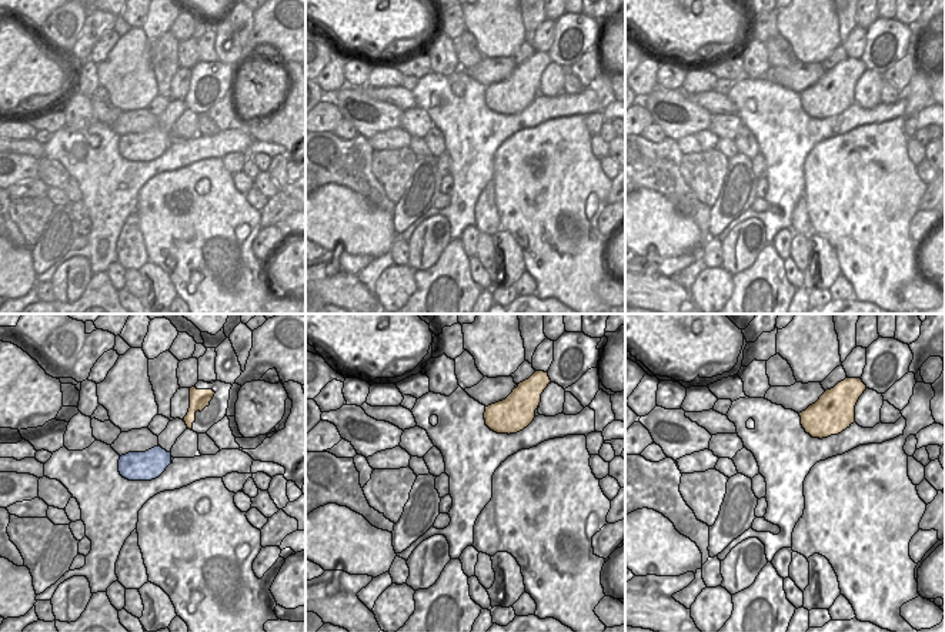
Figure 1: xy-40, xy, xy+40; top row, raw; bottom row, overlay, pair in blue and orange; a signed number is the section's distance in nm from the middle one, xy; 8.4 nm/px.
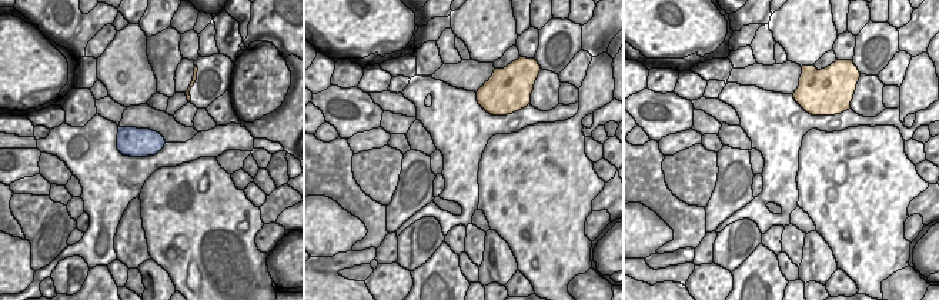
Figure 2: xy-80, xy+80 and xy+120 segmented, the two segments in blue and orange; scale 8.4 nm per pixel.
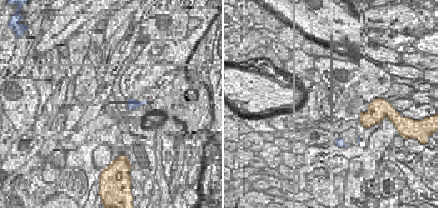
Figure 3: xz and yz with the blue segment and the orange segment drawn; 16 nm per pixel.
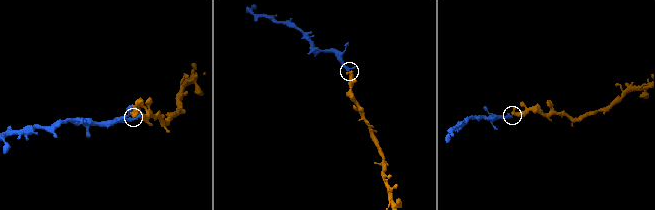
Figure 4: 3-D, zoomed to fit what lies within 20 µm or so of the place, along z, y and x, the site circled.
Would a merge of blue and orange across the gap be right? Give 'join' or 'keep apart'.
join

